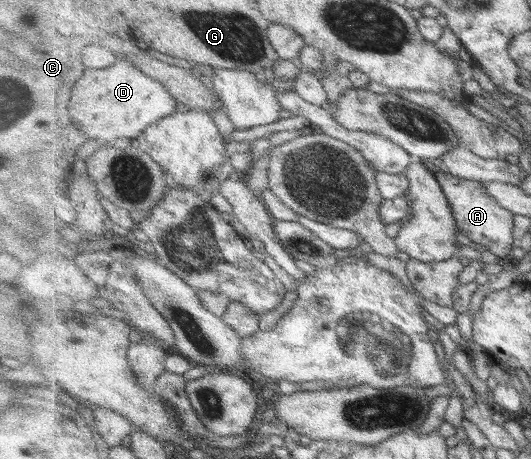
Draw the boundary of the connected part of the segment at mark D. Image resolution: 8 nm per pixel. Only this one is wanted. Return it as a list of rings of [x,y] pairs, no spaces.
[[[118,62],[104,70],[86,70],[74,90],[78,90],[74,94],[74,122],[90,140],[137,139],[150,125],[176,112],[176,101],[170,91],[157,79],[142,73],[133,62]]]

